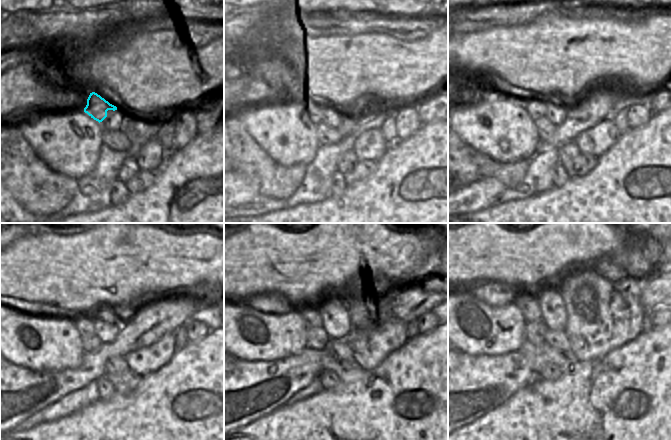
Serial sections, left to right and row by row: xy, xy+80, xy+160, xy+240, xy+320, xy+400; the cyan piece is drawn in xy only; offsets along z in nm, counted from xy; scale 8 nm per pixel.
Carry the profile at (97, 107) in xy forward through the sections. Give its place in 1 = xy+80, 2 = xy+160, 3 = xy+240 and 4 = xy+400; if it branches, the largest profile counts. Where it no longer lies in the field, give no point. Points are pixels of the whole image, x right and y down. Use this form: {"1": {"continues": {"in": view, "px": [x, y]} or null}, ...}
{"1": {"continues": {"in": "xy+80", "px": [312, 107]}}, "2": {"continues": {"in": "xy+160", "px": [535, 106]}}, "3": {"continues": {"in": "xy+240", "px": [84, 322]}}, "4": {"continues": {"in": "xy+400", "px": [525, 298]}}}

